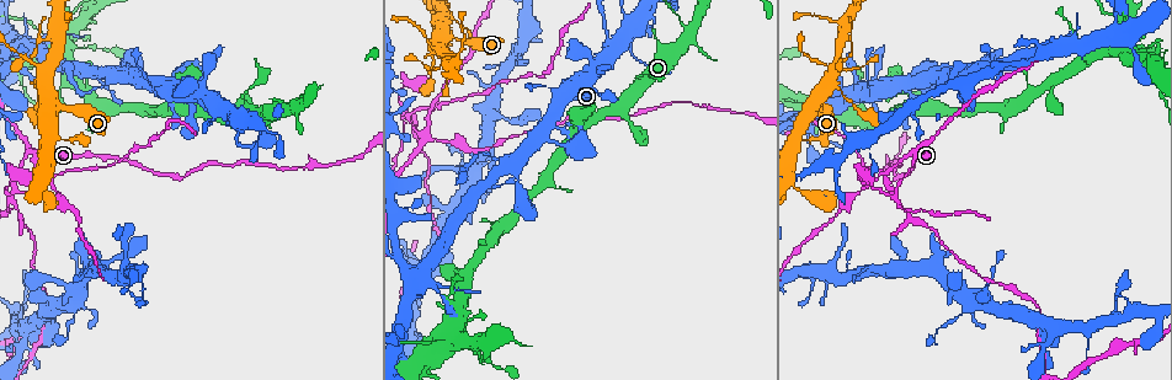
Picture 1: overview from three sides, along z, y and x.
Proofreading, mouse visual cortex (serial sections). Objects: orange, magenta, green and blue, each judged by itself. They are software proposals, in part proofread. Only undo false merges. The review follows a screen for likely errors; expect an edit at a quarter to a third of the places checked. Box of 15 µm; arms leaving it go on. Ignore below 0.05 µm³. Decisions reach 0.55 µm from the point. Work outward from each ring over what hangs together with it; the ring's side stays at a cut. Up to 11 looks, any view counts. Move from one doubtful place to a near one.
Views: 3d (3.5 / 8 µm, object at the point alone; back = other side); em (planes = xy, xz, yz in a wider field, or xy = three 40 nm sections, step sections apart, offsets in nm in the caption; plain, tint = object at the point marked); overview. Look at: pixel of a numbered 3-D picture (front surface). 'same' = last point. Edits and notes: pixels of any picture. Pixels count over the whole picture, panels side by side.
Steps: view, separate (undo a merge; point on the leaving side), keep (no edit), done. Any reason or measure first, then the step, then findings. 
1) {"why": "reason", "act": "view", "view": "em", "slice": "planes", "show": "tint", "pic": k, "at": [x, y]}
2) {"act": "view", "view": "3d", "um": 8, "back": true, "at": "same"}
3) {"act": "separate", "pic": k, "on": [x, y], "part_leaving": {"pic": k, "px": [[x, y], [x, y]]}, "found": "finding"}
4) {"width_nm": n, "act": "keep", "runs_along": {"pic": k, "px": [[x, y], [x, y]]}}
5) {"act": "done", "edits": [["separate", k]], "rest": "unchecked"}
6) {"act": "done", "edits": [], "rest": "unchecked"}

{"why": "thin arm on a thick one", "act": "view", "view": "em", "slice": "planes", "show": "tint", "pic": 1, "at": [500, 157]}

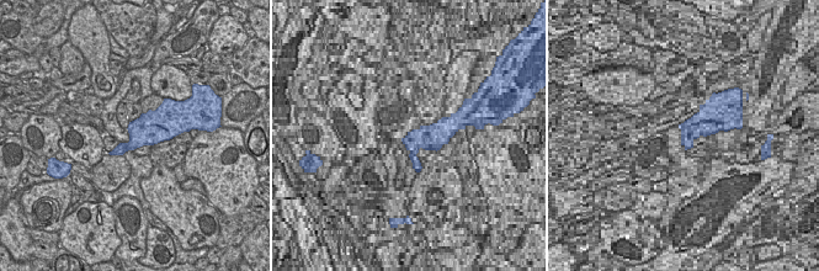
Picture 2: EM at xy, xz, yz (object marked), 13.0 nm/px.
{"why": "wider look", "act": "view", "view": "3d", "um": 3.5, "at": "same"}

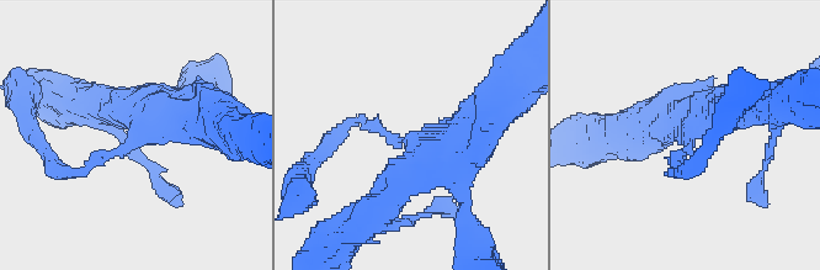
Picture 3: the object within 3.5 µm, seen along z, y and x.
{"arm_widths_nm": [150, 450, 450], "act": "keep", "found": "all the same cell"}

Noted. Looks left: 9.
{"why": "four or more arms meet", "act": "view", "view": "3d", "um": 8, "pic": 1, "at": [431, 52]}

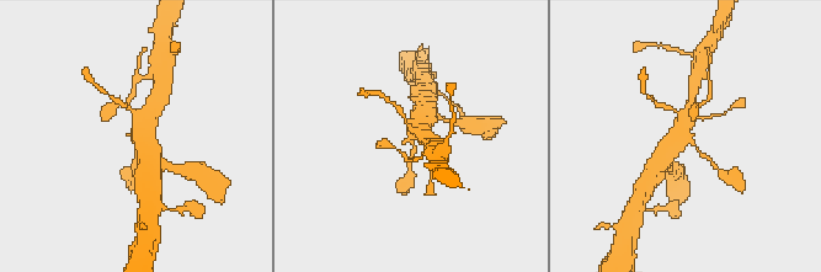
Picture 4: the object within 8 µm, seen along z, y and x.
{"why": "shape alone is not enough", "act": "view", "view": "em", "slice": "planes", "show": "tint", "pic": 4, "at": [685, 143]}

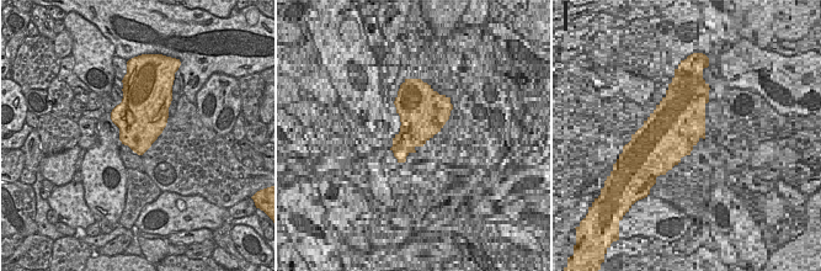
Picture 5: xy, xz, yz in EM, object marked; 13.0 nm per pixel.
{"width_nm": 650, "act": "keep", "runs_along": {"pic": 4, "px": [[667, 164], [691, 104]]}, "found": "one cell here"}

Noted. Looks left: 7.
{"why": "arms part here", "act": "view", "view": "3d", "um": 3.5, "back": true, "pic": 1, "at": [446, 58]}

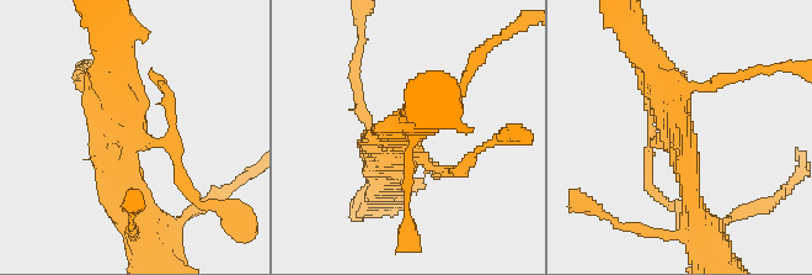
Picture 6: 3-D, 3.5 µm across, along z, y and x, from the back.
{"arms": 3, "arm_widths_nm": [150, 300, 450], "act": "view", "view": "em", "slice": "xy", "step": 3, "show": "tint", "pic": 6, "at": [402, 143]}

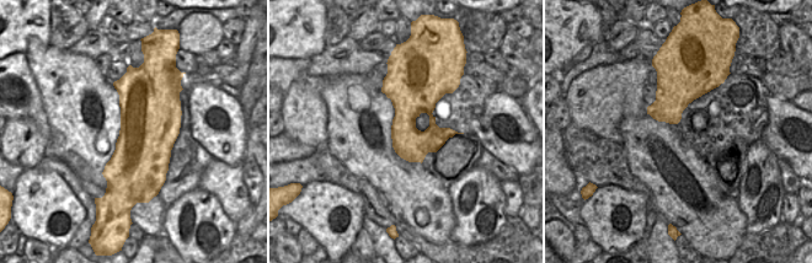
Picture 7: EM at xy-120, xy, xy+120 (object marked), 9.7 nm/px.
{"act": "separate", "pic": 6, "on": [647, 181], "part_leaving": {"pic": 6, "px": [[429, 165], [457, 172], [506, 135]]}, "found": "a second cell is stuck on"}

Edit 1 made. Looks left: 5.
{"why": "four arms meet", "act": "view", "view": "3d", "um": 3.5, "pic": 1, "at": [36, 152]}

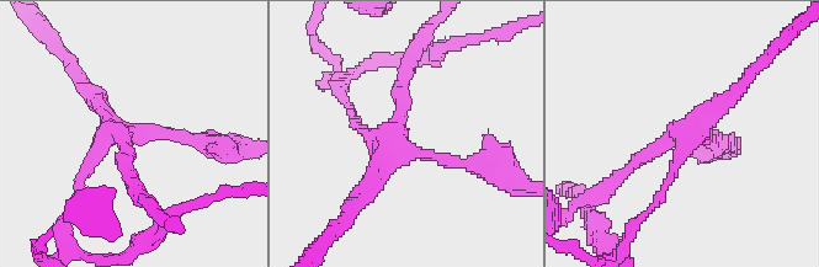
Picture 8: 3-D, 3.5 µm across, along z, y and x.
{"act": "view", "view": "em", "slice": "xy", "step": 5, "show": "tint", "pic": 8, "at": [407, 152]}

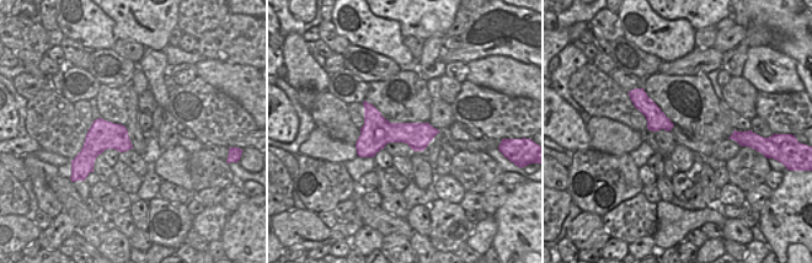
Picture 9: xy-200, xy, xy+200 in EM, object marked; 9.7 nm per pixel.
{"act": "view", "view": "em", "slice": "xy", "step": 2, "show": "tint", "at": "same"}

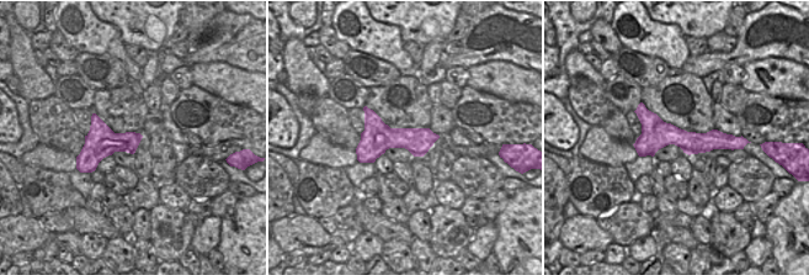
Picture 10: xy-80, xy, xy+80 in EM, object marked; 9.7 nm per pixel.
{"arm_widths_nm": [150, 200, 200, 250], "act": "keep", "found": "one cell here"}

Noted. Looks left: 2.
{"why": "four or more arms meet", "act": "view", "view": "3d", "um": 3.5, "back": true, "pic": 1, "at": [404, 373]}

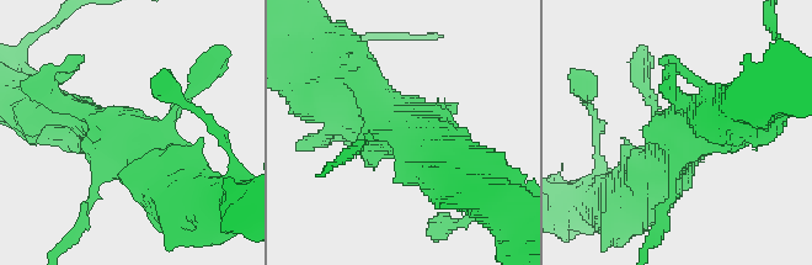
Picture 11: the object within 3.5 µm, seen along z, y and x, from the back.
{"why": "now the EM", "act": "view", "view": "em", "slice": "xy", "step": 1, "show": "tint", "pic": 11, "at": [131, 135]}

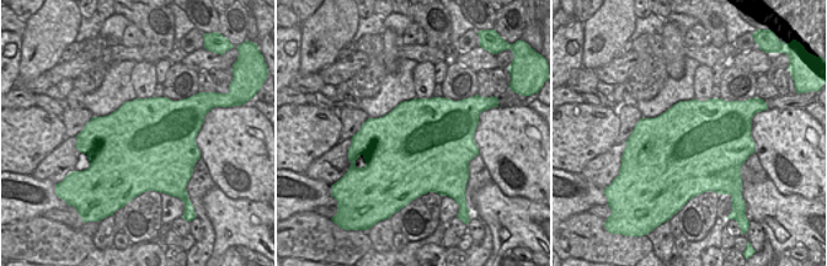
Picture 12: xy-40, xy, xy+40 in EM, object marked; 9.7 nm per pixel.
{"act": "keep", "found": "continuous, no second cell"}

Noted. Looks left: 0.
{"act": "done", "edits": [["separate", 6]], "rest": "unchecked"}

